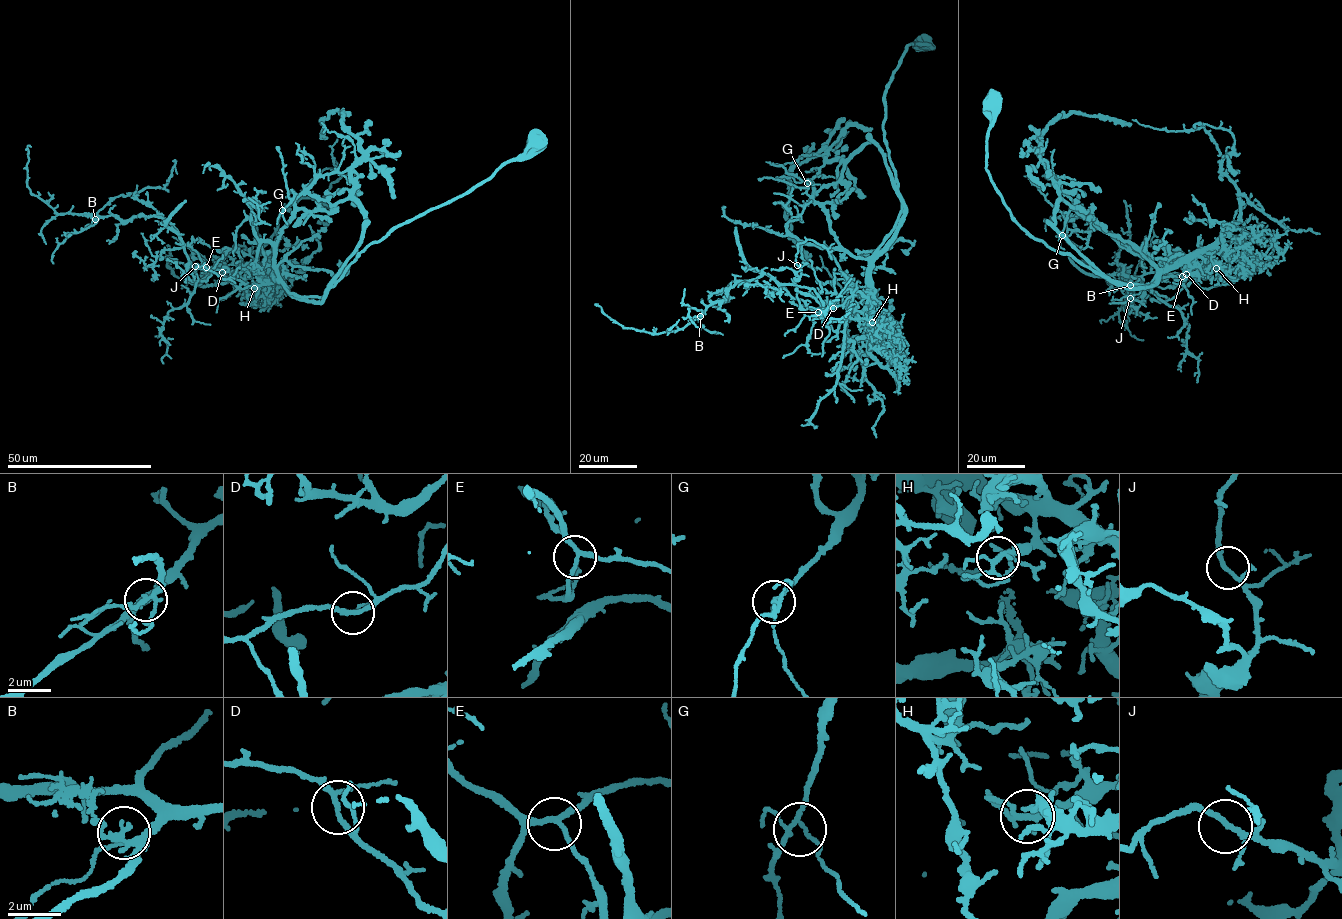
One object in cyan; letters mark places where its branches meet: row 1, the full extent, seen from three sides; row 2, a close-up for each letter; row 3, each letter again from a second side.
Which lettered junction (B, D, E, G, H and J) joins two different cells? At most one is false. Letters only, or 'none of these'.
D

